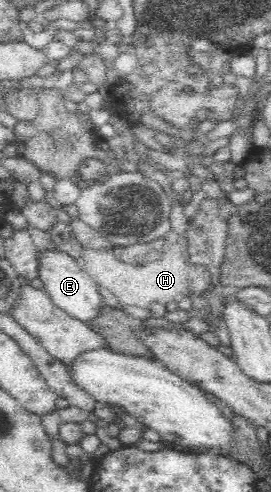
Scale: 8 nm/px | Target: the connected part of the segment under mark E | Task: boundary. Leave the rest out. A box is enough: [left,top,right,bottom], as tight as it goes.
[35,246,101,321]

